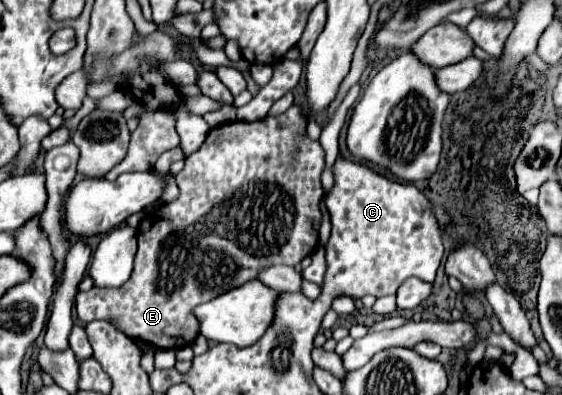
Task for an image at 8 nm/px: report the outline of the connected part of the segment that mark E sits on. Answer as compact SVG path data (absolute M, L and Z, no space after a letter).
M291 105L285 113L281 115L267 115L265 119L261 121L231 121L231 123L223 123L215 129L209 131L205 143L201 145L199 151L195 151L193 155L189 155L185 159L185 167L181 173L175 175L175 181L179 183L179 189L181 189L181 197L175 201L175 203L167 203L167 205L161 205L157 211L153 211L151 215L151 221L149 221L149 215L141 221L141 227L137 231L137 239L139 239L139 249L137 249L137 257L135 257L135 269L133 269L133 275L131 279L125 283L125 287L117 289L117 291L97 291L97 287L93 287L91 291L87 293L77 293L75 297L75 303L77 303L77 317L83 321L83 323L91 323L95 319L115 319L119 329L125 331L129 337L133 339L141 339L145 343L151 343L155 347L161 347L161 349L179 349L181 345L191 345L193 339L201 333L199 329L199 321L197 317L193 315L193 309L201 303L207 303L231 289L237 289L241 287L243 283L249 283L249 281L255 281L259 277L259 273L267 267L273 267L273 265L299 265L307 255L313 253L313 249L317 247L317 241L319 241L319 225L321 225L321 219L323 219L323 213L319 209L319 201L323 197L323 185L321 185L321 173L325 169L325 151L321 147L319 141L313 141L309 139L307 135L307 115L303 113L303 107L301 105Z

